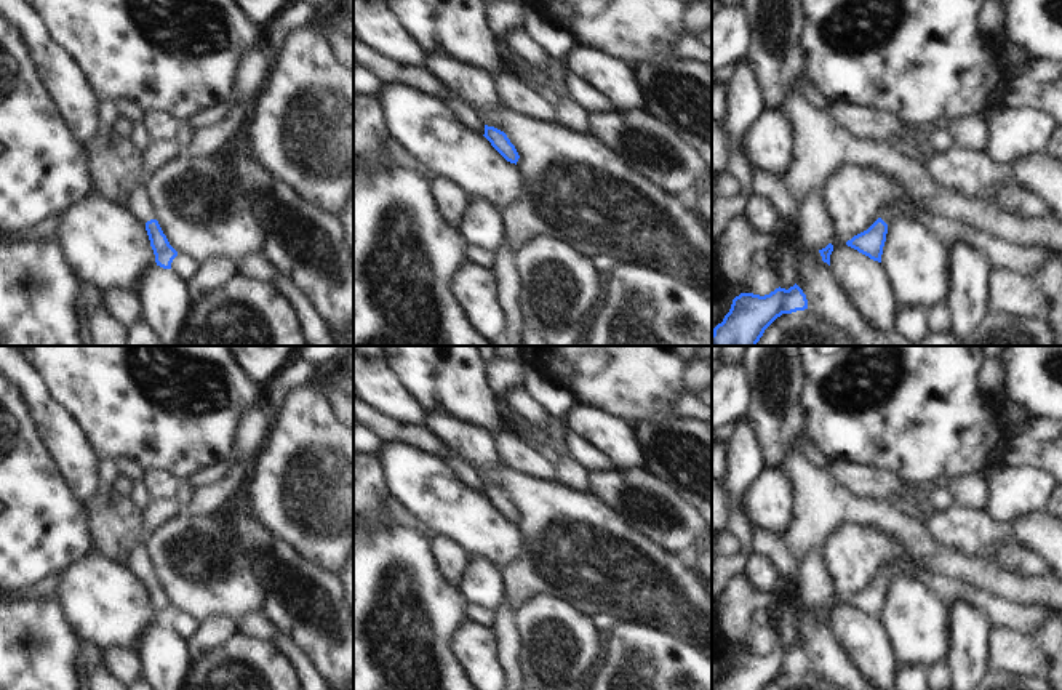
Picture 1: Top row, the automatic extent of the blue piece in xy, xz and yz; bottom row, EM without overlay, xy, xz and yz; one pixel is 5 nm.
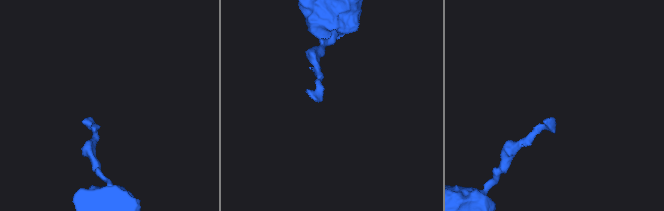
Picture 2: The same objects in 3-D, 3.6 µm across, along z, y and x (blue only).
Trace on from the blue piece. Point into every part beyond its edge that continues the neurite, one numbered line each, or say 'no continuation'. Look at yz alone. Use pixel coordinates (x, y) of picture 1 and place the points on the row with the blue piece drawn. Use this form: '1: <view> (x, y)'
1: yz (888, 215)

